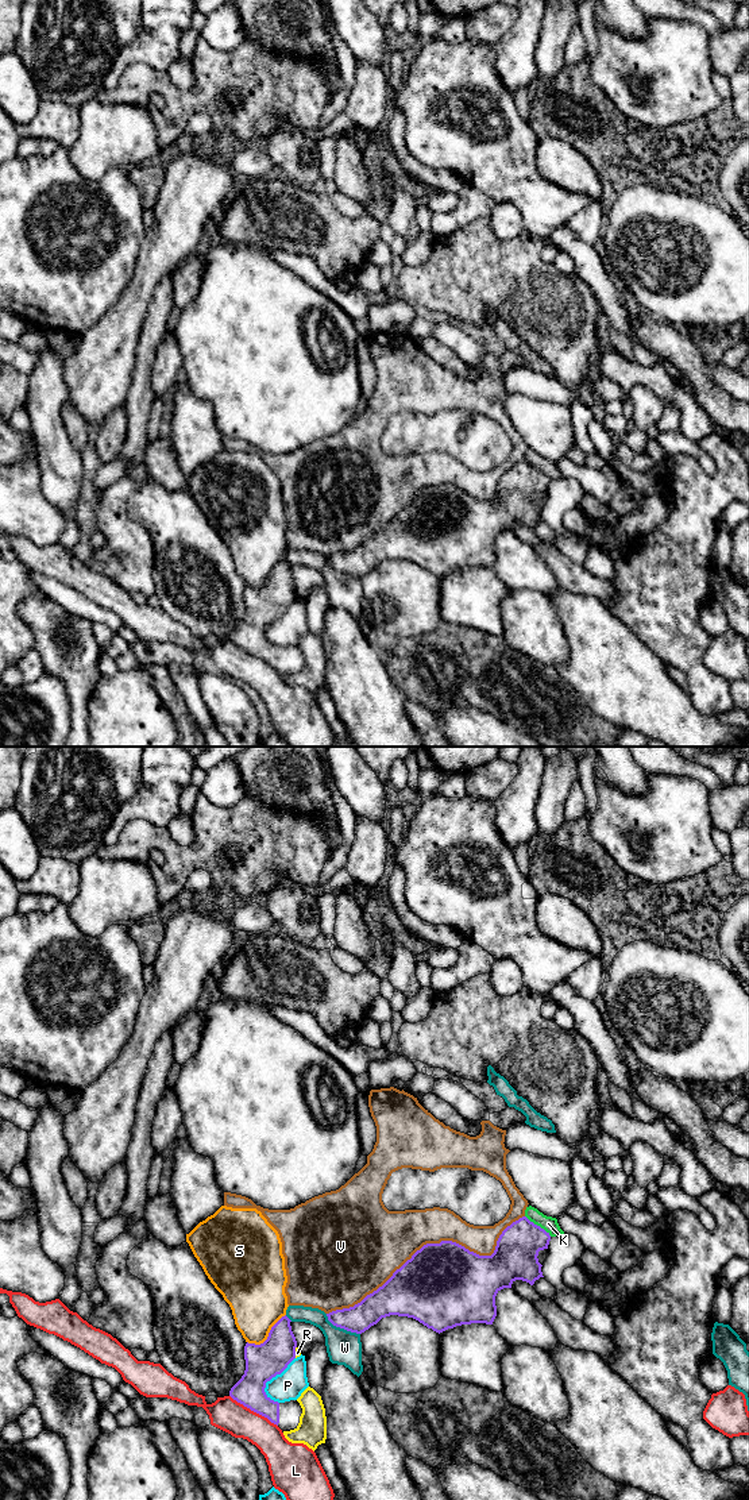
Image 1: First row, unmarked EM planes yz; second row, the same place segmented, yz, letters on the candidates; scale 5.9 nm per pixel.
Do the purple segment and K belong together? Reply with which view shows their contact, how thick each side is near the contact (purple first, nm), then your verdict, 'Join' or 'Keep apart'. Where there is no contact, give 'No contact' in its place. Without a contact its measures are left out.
Touches purple in yz. Thickness 260 nm (purple) against 90 nm. Keep apart

